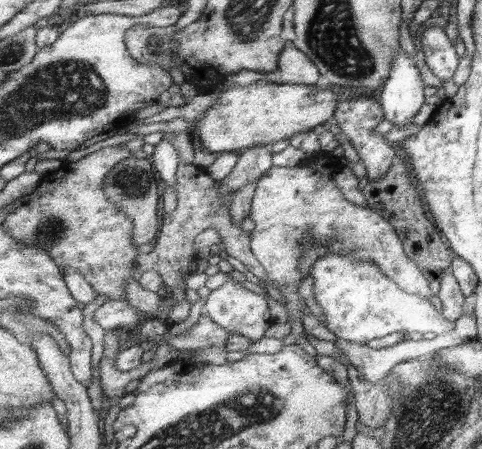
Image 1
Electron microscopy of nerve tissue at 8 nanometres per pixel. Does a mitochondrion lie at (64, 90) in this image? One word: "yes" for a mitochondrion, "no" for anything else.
yes

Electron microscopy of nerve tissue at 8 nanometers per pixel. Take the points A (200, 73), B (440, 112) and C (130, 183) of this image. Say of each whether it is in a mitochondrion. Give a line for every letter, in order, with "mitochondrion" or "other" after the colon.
A: other
B: other
C: mitochondrion

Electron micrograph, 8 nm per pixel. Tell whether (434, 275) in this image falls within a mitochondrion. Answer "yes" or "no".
no

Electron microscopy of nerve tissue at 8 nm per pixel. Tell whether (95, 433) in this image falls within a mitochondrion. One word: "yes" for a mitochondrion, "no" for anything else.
no

